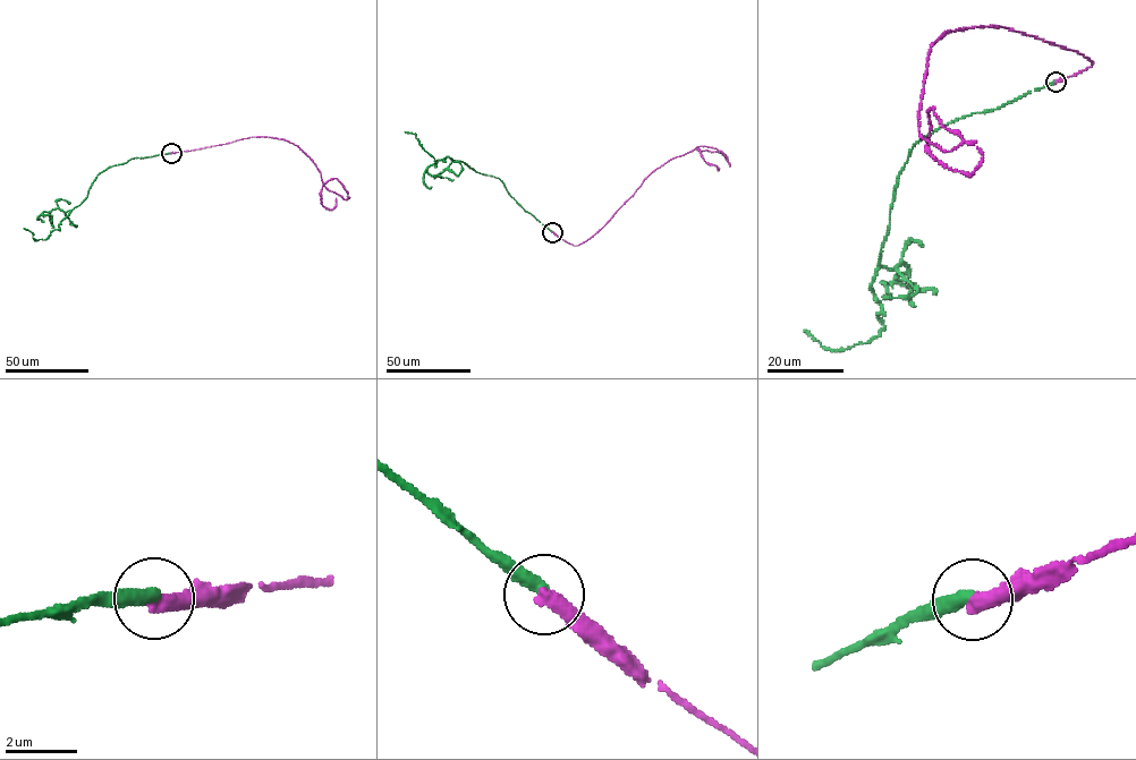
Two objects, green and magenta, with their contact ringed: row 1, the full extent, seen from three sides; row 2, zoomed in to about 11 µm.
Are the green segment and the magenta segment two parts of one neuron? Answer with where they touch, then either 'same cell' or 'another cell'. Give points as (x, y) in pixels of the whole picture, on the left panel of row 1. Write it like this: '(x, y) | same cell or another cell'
(171, 153) | another cell

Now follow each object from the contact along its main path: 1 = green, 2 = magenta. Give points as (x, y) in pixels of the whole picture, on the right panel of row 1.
1: (1056, 82), (956, 119), (913, 146), (872, 281), (883, 326), (864, 343), (837, 350), (804, 331)
2: (1056, 82), (1093, 63), (939, 37), (921, 136), (961, 143), (933, 108), (941, 163), (976, 147)

